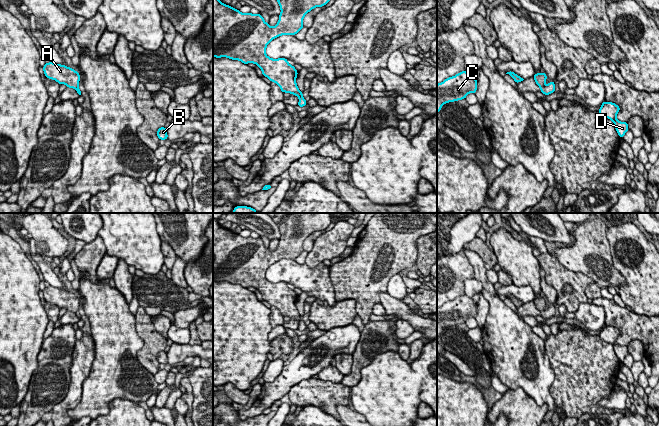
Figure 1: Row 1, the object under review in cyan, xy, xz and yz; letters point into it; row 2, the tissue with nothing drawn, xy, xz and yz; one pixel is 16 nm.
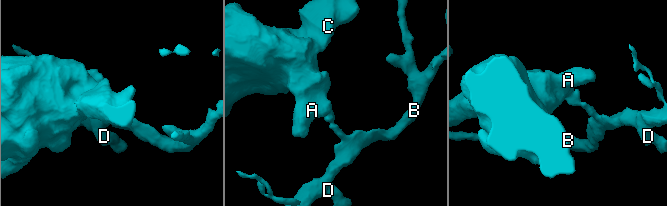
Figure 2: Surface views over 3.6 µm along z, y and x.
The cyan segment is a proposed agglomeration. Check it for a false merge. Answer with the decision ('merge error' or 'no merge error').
merge error

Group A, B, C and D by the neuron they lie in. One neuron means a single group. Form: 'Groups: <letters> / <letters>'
Groups: A C / B D

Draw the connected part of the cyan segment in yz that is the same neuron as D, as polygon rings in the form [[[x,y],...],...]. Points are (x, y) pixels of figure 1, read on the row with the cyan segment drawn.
[[[603,102],[600,109],[598,110],[599,114],[603,117],[606,117],[613,121],[615,129],[618,135],[623,138],[625,133],[629,130],[627,122],[620,122],[616,116],[620,111],[620,107],[613,102]]]

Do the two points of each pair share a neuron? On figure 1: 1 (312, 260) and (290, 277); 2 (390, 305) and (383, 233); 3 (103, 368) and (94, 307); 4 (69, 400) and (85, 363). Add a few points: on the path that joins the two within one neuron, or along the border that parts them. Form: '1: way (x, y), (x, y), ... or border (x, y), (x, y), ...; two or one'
1: border (321, 262), (312, 268), (305, 263); two
2: border (386, 291), (378, 293), (381, 302); two
3: way (104, 353), (104, 322); one
4: way (75, 391), (75, 383), (79, 372); one

